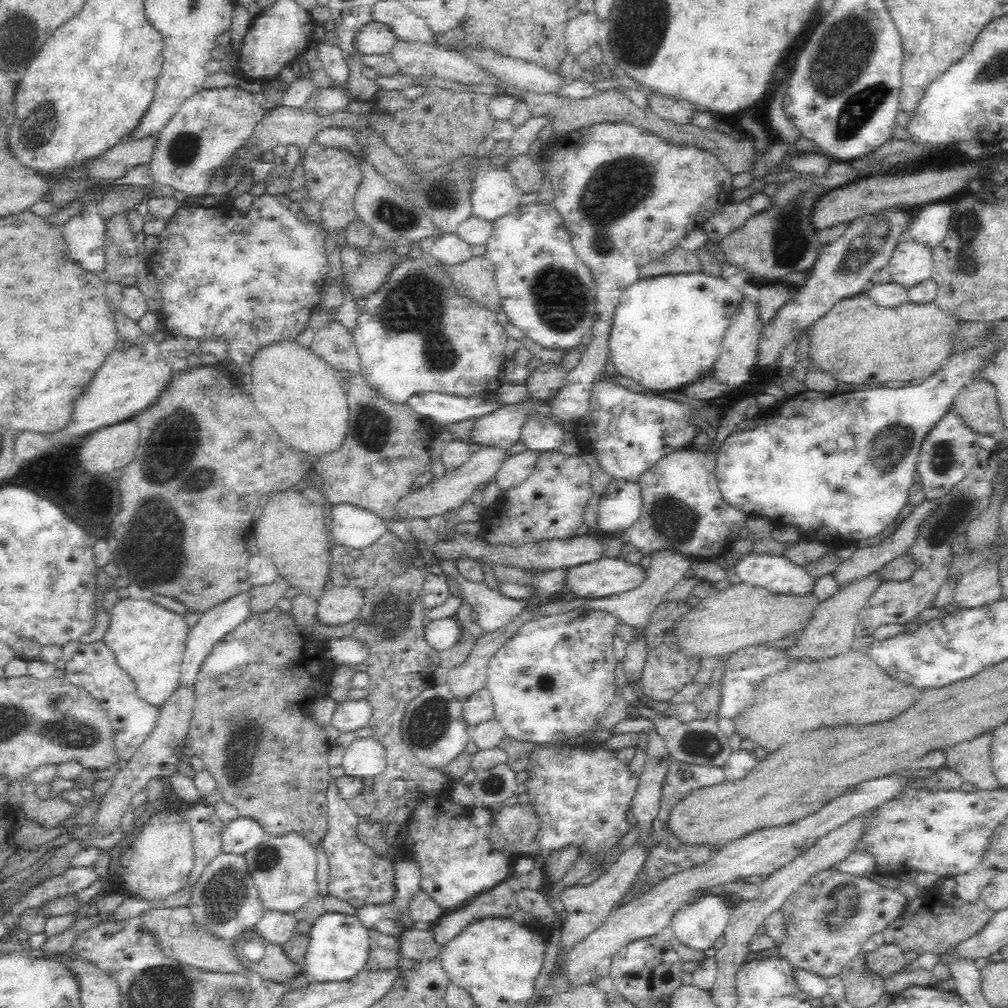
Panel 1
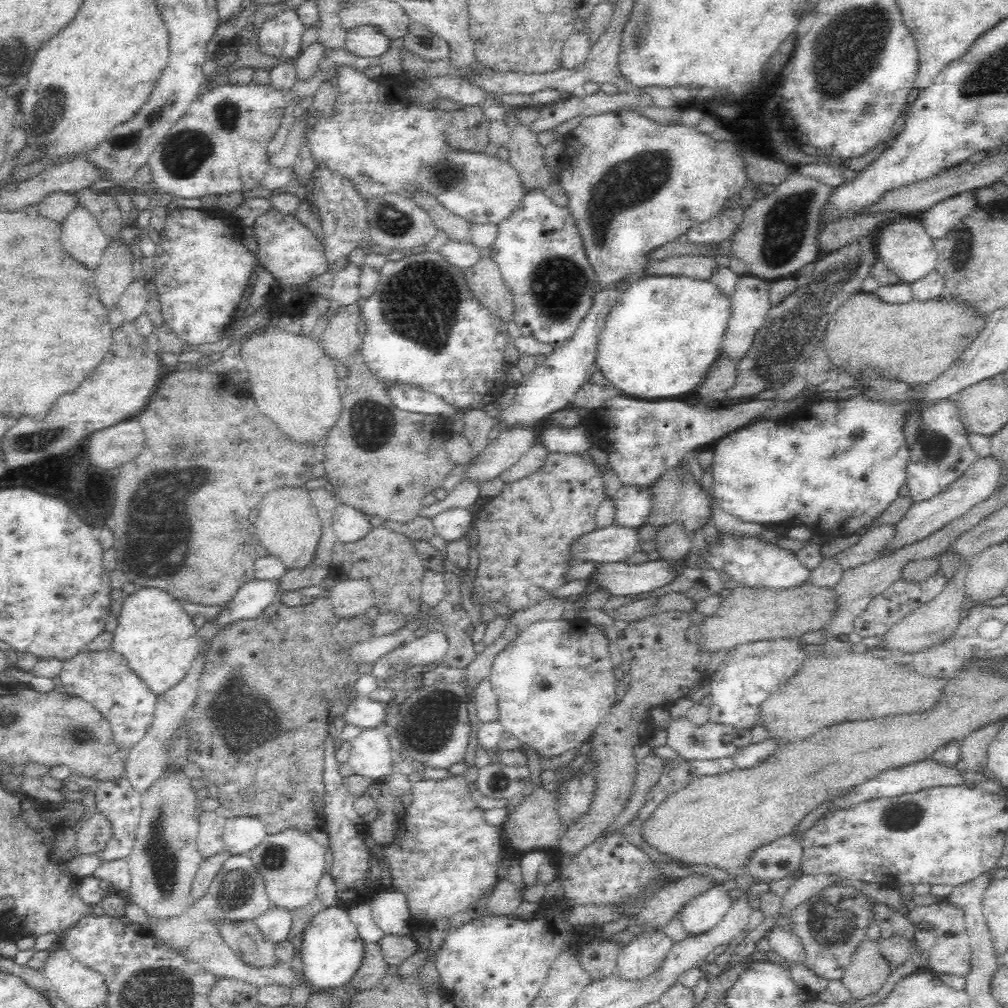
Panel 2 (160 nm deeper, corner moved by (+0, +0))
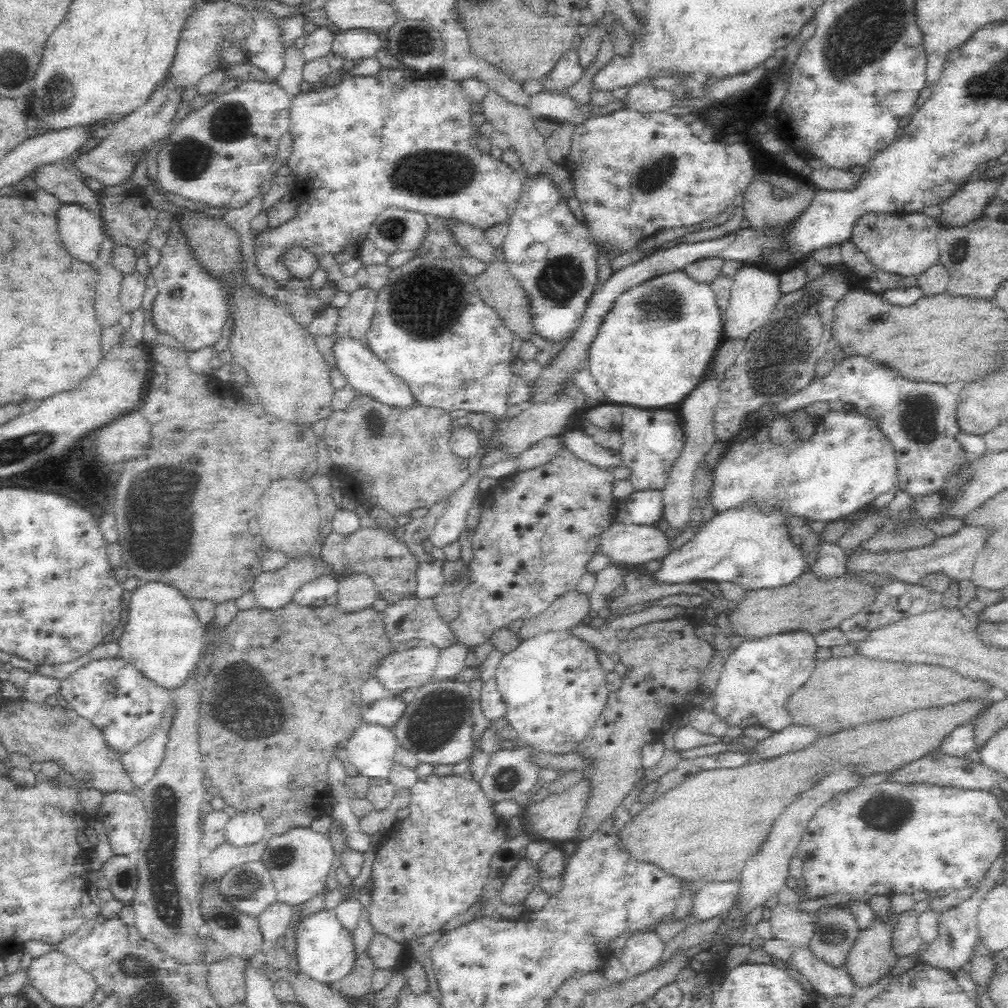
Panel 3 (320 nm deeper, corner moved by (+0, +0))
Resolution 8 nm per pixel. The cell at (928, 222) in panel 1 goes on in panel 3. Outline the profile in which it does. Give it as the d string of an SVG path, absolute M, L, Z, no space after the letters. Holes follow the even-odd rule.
M972 181L940 201L940 216L936 220L941 229L960 229L980 217L985 205L997 194L996 184L996 181Z

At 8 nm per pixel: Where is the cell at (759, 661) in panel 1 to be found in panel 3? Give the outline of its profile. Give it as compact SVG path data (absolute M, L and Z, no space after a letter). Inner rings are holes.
M790 631L760 640L746 640L726 658L719 672L715 690L711 693L713 712L721 722L741 729L765 727L778 732L790 726L788 714L782 710L782 702L796 688L800 688L814 664L816 644L806 631Z

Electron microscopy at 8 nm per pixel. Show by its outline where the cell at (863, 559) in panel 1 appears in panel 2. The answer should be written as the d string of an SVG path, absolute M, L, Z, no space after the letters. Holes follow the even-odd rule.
M990 456L980 458L962 477L955 480L946 490L939 492L935 497L928 500L915 501L901 520L894 524L892 538L882 546L882 550L878 550L874 554L872 559L894 554L909 544L924 540L957 516L962 516L962 514L968 512L972 506L990 497L992 490L994 490L994 484L998 480L998 474L1000 474L1000 469L998 469L994 459L990 458Z

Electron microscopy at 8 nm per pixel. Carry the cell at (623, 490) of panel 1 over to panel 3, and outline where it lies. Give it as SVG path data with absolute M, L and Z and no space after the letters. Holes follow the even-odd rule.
M635 490L622 501L627 512L627 522L635 525L654 525L661 519L661 490Z

